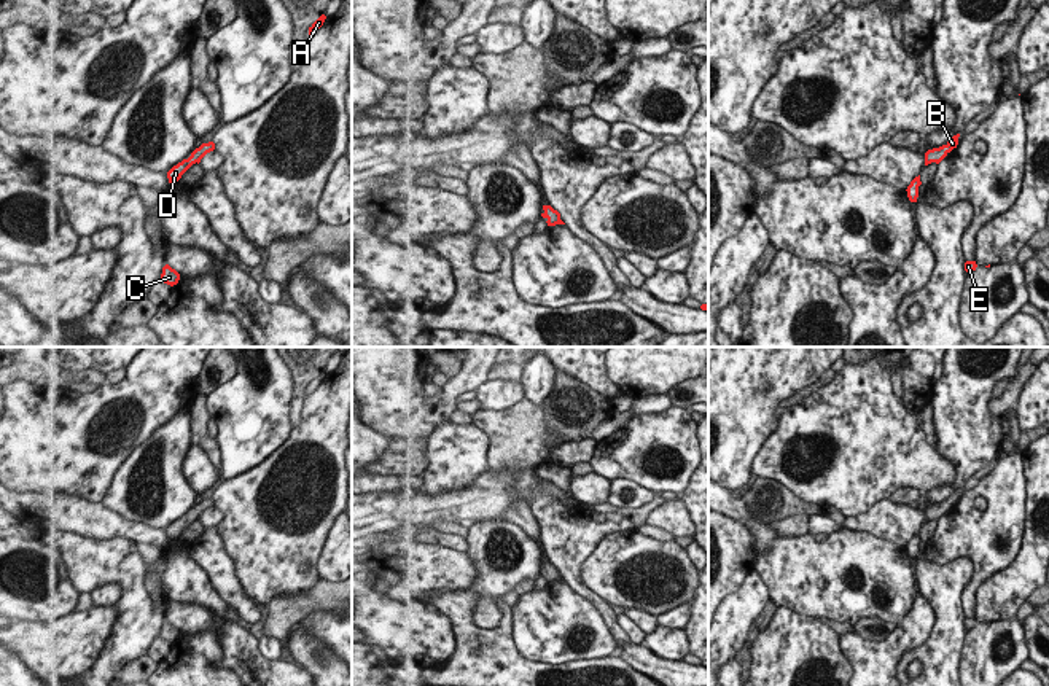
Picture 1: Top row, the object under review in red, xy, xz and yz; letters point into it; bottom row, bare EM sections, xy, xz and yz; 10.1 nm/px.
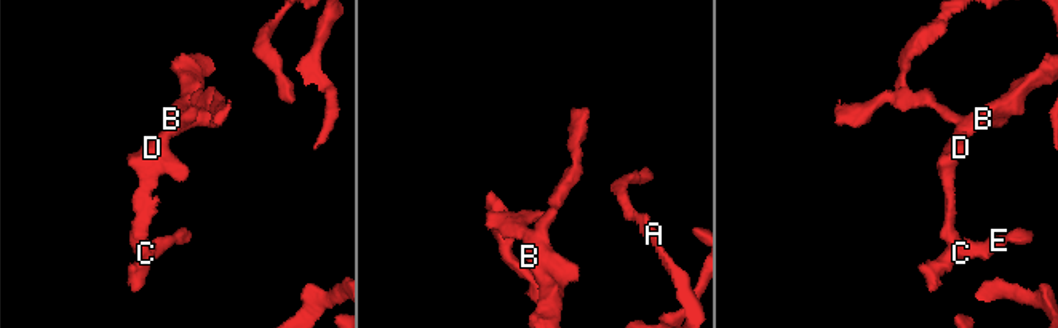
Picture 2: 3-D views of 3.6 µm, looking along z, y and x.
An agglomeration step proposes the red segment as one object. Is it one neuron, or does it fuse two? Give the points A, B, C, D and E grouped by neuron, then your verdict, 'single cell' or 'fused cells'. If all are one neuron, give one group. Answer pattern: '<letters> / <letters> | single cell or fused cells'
A B C D E | single cell

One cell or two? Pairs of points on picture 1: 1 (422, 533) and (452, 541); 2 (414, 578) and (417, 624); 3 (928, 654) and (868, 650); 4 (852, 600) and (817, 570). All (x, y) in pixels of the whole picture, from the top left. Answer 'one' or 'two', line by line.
1: one
2: two
3: two
4: one

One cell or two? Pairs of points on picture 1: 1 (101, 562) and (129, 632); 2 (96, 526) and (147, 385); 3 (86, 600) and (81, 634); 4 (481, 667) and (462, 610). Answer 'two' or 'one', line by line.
1: one
2: two
3: two
4: one

